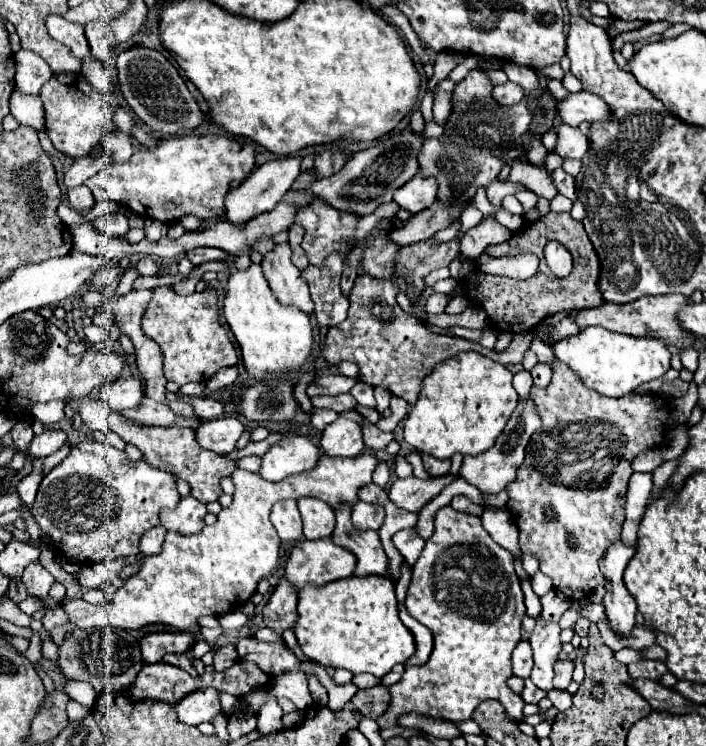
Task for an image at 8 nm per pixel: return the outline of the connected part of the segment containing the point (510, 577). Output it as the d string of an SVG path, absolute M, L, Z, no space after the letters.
M443 506L435 514L435 534L425 542L419 560L413 566L411 586L405 598L409 614L427 626L433 634L433 652L423 666L407 666L403 678L393 684L391 706L377 718L381 728L397 724L399 714L419 712L449 722L459 722L471 718L473 710L483 700L497 700L503 704L509 720L521 722L525 702L521 696L507 688L507 678L511 676L511 652L519 644L519 624L525 616L523 592L519 578L513 570L513 556L509 550L499 546L481 526L481 518L461 514L451 506Z

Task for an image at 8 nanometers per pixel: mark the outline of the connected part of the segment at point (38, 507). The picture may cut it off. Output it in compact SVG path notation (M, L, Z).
M83 440L71 448L71 454L59 466L55 466L51 474L41 480L31 512L43 532L57 544L63 554L69 554L71 558L85 564L137 556L141 534L157 526L157 514L163 508L175 508L179 498L181 496L175 488L173 474L149 466L145 460L131 462L125 452L111 446L99 444L95 440Z

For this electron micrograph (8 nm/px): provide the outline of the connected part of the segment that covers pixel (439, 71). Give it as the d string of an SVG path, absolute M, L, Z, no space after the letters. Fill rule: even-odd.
M441 52L441 54L437 54L434 63L434 75L428 80L429 84L427 85L432 94L435 93L436 83L445 80L445 78L449 76L449 72L451 72L457 64L459 64L459 58L457 58L455 54L451 54L451 52Z

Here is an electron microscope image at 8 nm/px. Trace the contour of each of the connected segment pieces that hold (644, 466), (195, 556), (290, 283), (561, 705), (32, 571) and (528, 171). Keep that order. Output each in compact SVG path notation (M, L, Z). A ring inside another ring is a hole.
M655 448L655 450L647 450L643 454L639 454L633 462L631 462L631 468L635 472L653 472L659 464L661 464L661 452Z
M361 454L355 458L321 456L315 472L303 472L303 476L289 476L287 480L281 480L281 482L267 482L259 474L235 470L231 474L231 480L235 484L233 502L231 502L231 506L223 508L217 514L217 522L213 526L205 526L201 532L191 534L191 536L167 532L163 550L155 556L143 556L141 564L139 564L139 572L129 576L115 594L107 596L105 604L89 604L83 598L75 598L75 600L63 602L61 608L67 612L69 622L83 630L101 628L101 626L117 626L117 628L125 628L125 630L137 630L147 624L169 624L173 628L185 630L185 628L197 626L199 616L205 616L205 614L221 616L232 610L234 606L245 604L255 594L259 580L269 576L279 566L279 536L277 536L273 524L269 524L269 512L277 500L313 496L313 498L325 500L333 508L341 502L355 504L355 502L359 502L359 498L357 498L359 488L371 482L371 474L379 462L381 462L379 458L369 456L369 454Z
M275 244L271 252L267 252L261 260L263 272L271 290L279 298L281 304L299 306L303 312L313 312L313 302L309 296L309 288L301 278L301 272L291 262L289 244Z
M551 690L547 694L547 698L551 700L551 704L559 710L559 712L565 712L571 708L571 694L569 692L563 692L563 690Z
M39 562L29 564L29 566L25 568L21 580L23 580L23 584L27 586L29 595L39 598L46 597L49 593L49 588L51 588L51 585L55 582L55 578L53 578Z
M513 162L511 164L511 174L509 174L511 182L519 182L523 184L527 190L535 190L537 196L543 196L545 200L553 200L557 196L557 188L553 184L551 172L537 168L529 162Z

